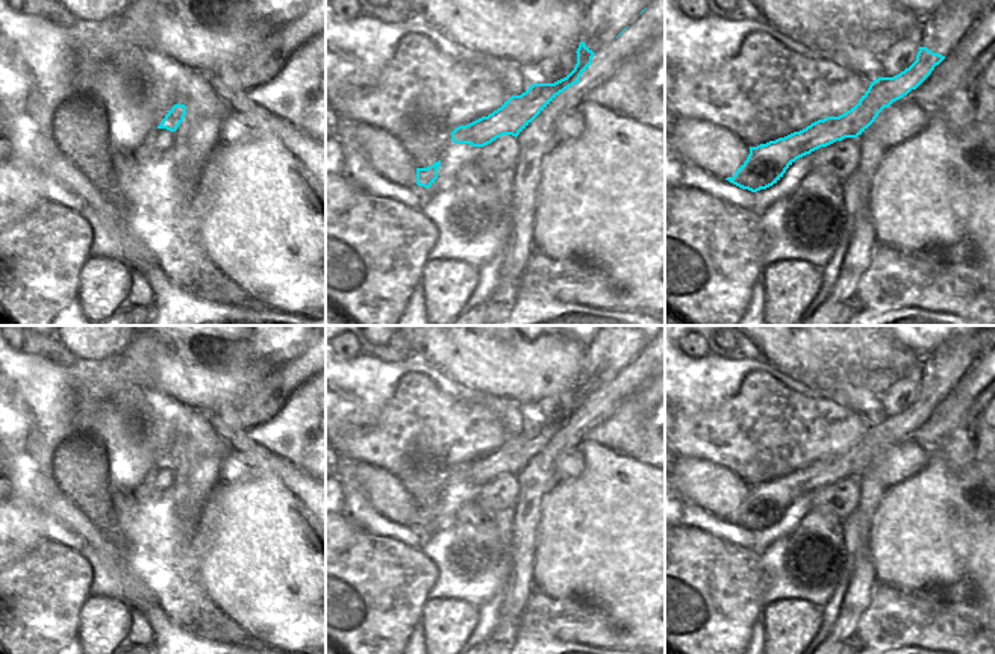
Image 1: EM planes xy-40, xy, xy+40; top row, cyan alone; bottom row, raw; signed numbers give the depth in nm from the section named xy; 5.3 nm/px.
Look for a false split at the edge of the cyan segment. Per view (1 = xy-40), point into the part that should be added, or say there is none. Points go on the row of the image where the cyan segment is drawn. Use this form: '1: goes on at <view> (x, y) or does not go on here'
1: does not go on here

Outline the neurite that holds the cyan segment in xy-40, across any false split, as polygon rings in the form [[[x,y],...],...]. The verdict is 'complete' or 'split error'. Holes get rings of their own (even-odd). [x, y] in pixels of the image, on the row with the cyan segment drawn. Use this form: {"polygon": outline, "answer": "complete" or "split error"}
{"polygon": [[[177,103],[168,111],[162,123],[158,126],[158,129],[167,129],[170,132],[176,132],[180,123],[183,121],[185,115],[186,115],[186,106]]], "answer": "complete"}

